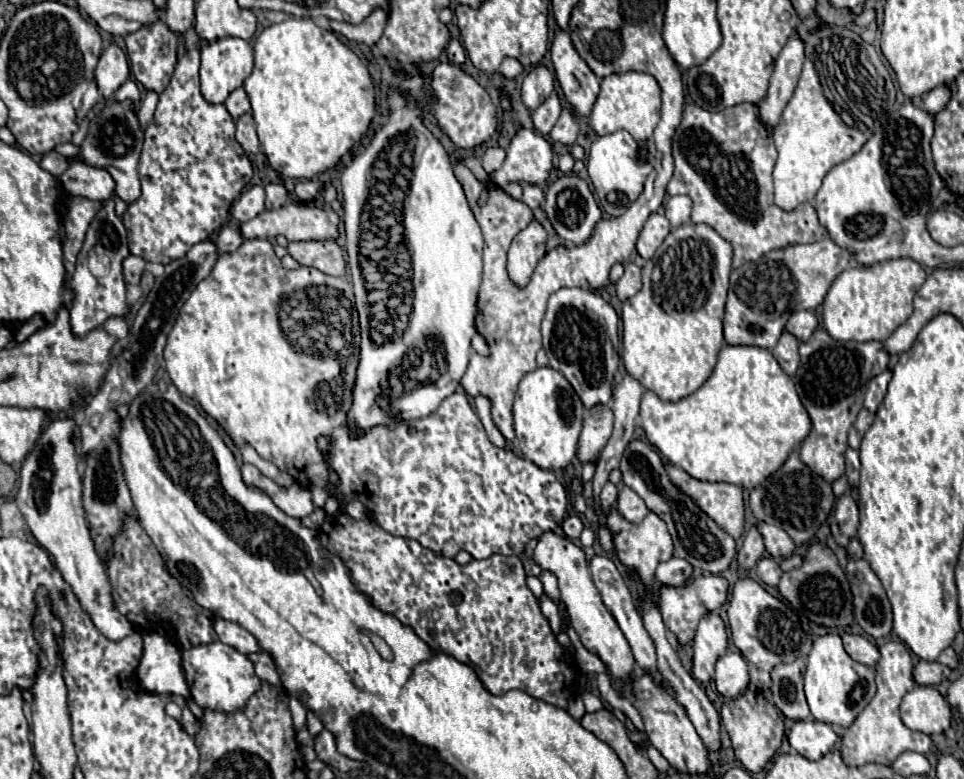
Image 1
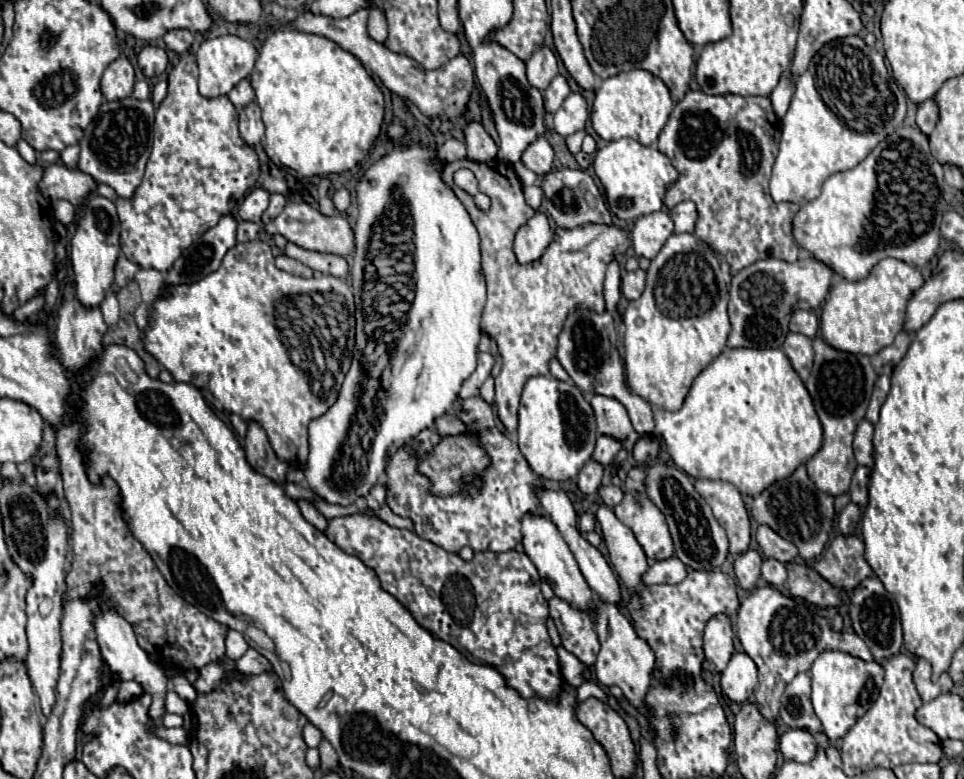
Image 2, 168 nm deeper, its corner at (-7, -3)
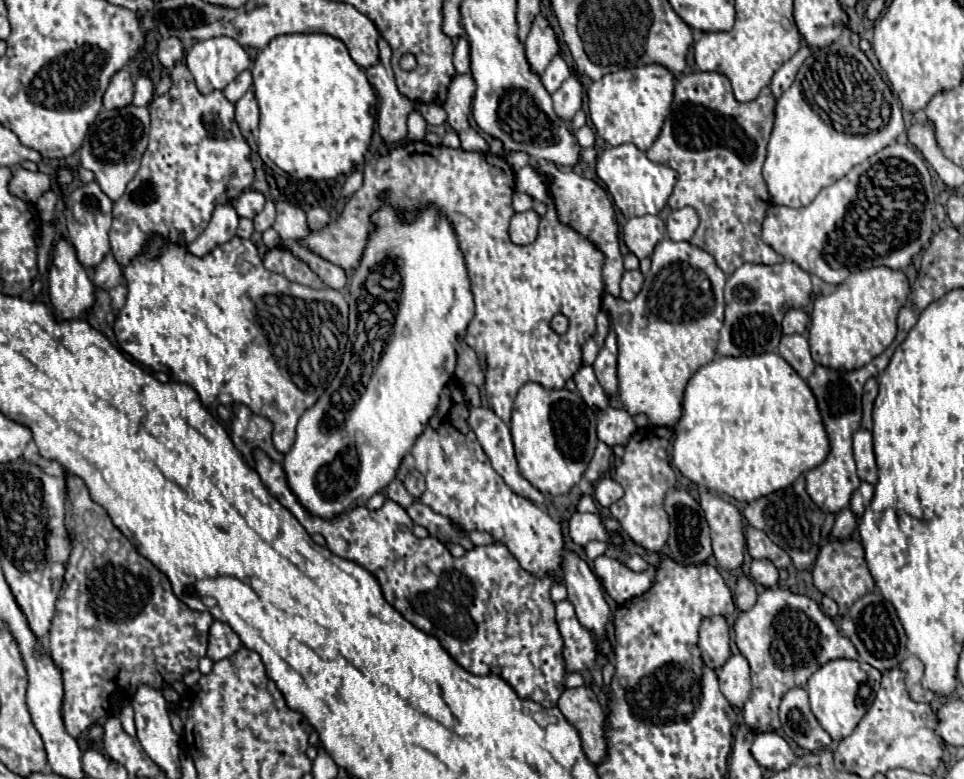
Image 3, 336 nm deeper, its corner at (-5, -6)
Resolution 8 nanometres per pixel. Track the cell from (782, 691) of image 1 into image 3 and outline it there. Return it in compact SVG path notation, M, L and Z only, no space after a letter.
M800 686L784 694L780 704L780 722L784 734L790 740L794 740L800 748L820 750L824 746L830 746L832 742L832 738L824 732L824 728L814 718L808 704L808 694Z

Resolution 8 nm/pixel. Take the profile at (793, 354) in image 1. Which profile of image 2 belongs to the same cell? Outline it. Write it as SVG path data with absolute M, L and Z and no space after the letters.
M788 333L786 341L782 345L784 355L790 359L792 367L800 375L802 381L810 375L812 361L814 361L814 351L812 351L812 339L802 335L802 333Z

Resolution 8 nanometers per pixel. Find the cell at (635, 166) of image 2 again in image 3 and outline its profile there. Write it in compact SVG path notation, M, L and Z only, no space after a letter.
M620 144L614 148L612 146L606 148L596 162L596 174L606 184L606 190L612 196L614 206L626 218L658 214L666 206L668 196L672 194L672 188L678 178L678 174L672 168L648 160L646 154L638 150L634 144Z

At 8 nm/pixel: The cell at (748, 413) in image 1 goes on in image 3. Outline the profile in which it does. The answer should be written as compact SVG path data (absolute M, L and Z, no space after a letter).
M766 352L766 354L758 354L758 356L716 356L710 364L702 366L688 382L686 392L684 392L684 402L682 402L682 416L676 422L674 428L674 446L672 446L672 464L694 484L698 486L706 486L712 492L718 494L728 494L732 498L736 498L738 502L752 502L758 500L766 494L772 494L780 488L786 488L788 484L792 484L802 472L808 472L812 468L816 468L824 456L828 454L828 438L824 432L824 424L820 420L820 412L816 408L816 398L812 396L812 390L808 388L808 384L796 376L796 372L792 372L792 366L776 352Z

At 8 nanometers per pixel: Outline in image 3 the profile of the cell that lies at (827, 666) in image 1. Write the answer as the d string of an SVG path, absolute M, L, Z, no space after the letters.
M830 660L810 676L806 690L816 720L830 734L830 738L838 742L852 734L852 730L872 706L876 692L880 690L880 672L858 660Z

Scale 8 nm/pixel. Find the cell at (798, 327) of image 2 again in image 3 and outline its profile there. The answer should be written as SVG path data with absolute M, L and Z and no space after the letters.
M790 310L784 316L782 330L784 330L784 334L806 334L808 322L810 322L810 318L804 310Z

